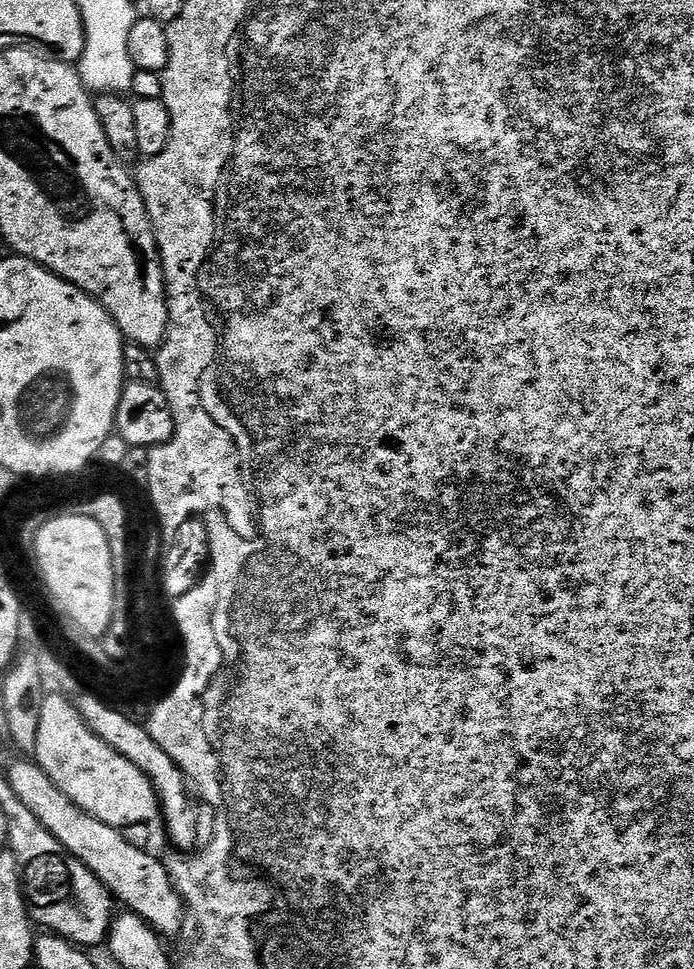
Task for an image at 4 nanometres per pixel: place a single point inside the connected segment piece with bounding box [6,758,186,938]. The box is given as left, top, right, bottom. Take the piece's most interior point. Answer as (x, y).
(141, 881)

